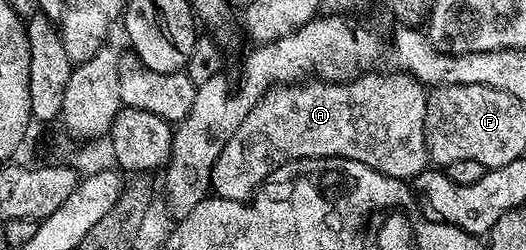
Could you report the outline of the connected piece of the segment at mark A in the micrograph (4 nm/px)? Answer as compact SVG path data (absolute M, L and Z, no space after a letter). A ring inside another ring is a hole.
M362 73L347 83L302 81L272 87L243 117L243 125L235 129L235 137L223 145L223 153L211 169L211 191L218 199L246 202L275 169L296 159L350 159L359 161L387 177L416 180L430 166L425 144L426 88L408 73L373 75Z

